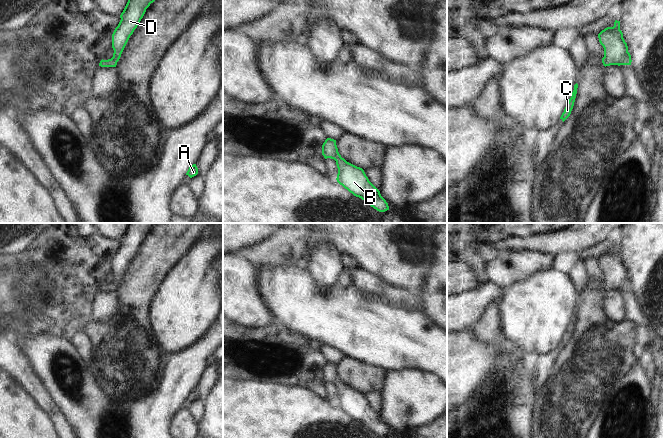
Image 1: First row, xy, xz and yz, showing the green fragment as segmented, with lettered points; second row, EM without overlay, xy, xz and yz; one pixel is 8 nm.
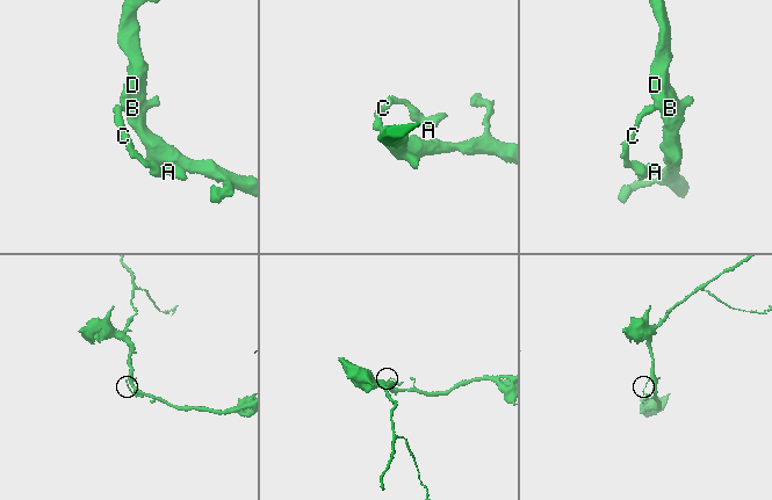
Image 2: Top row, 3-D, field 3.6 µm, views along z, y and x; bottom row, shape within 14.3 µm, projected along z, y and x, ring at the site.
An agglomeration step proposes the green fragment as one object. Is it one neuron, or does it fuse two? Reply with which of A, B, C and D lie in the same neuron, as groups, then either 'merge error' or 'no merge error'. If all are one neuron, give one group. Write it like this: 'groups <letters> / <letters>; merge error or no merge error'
groups A B C D; no merge error

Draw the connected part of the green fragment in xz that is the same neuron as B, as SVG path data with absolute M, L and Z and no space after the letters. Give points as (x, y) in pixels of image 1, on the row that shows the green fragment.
M327 138L322 145L322 155L325 159L336 161L338 168L337 182L354 196L361 198L379 212L389 210L388 203L380 191L369 181L364 170L347 162L338 152L336 140Z

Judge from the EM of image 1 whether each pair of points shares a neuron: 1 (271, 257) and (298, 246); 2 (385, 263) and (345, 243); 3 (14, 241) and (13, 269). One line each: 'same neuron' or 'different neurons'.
1: same neuron
2: same neuron
3: different neurons

